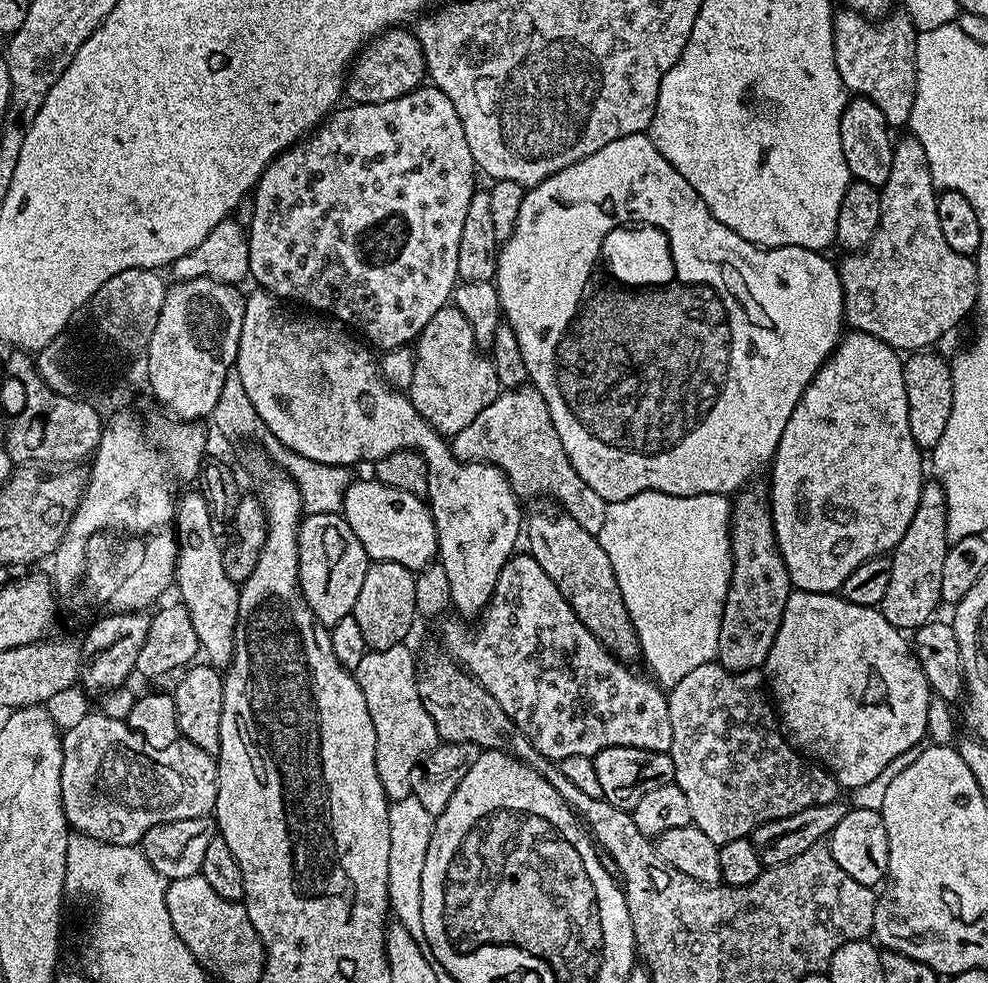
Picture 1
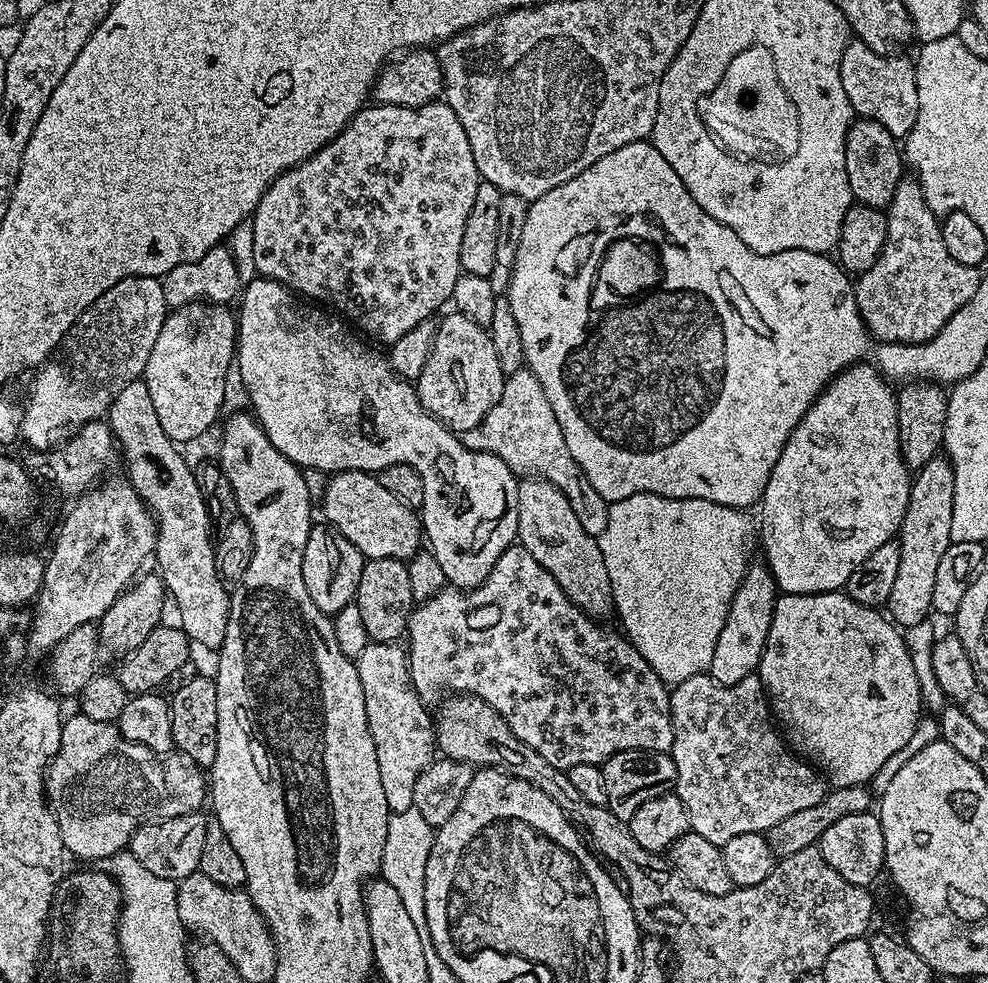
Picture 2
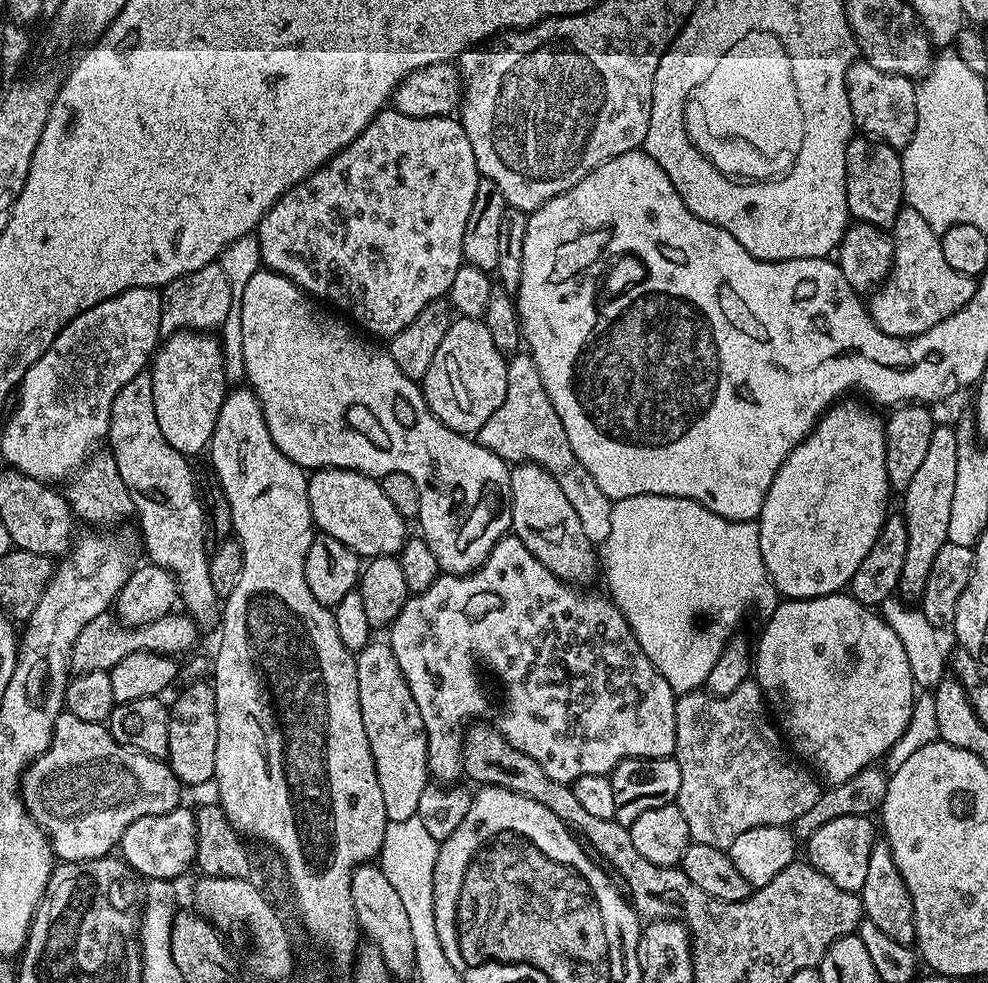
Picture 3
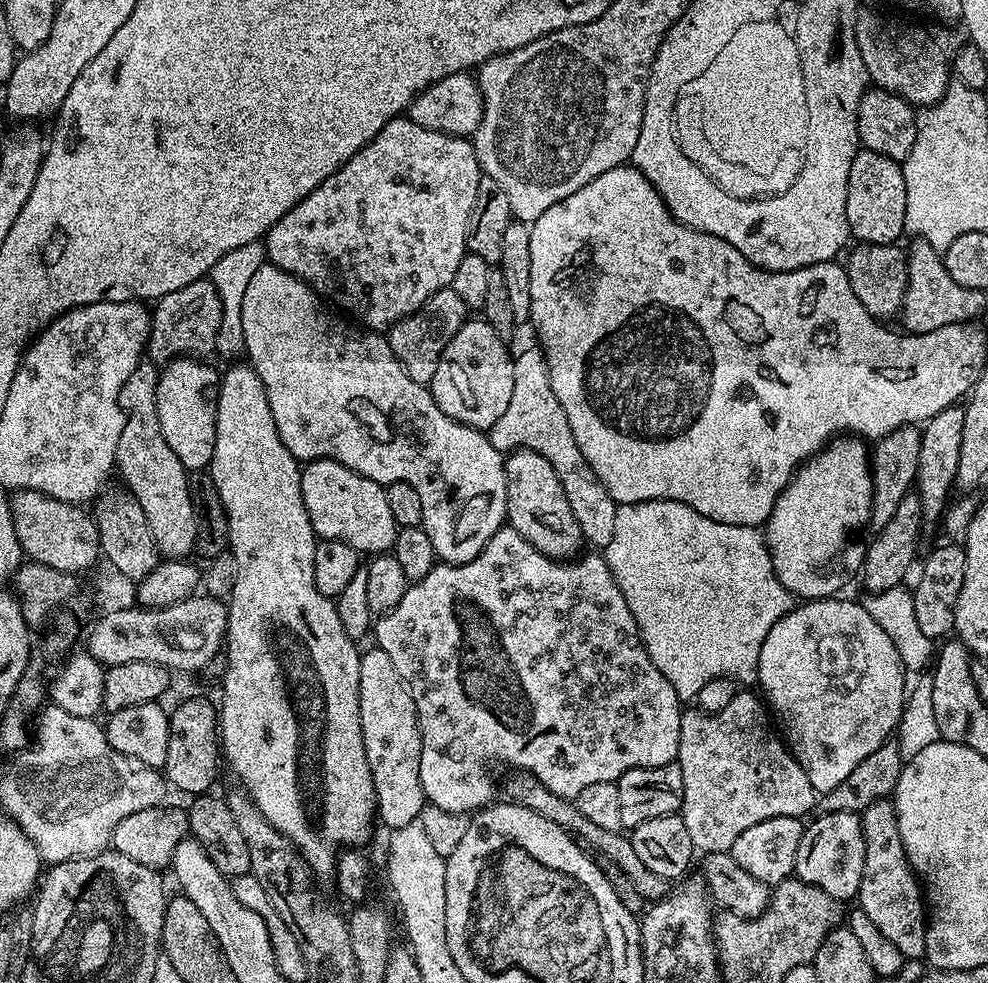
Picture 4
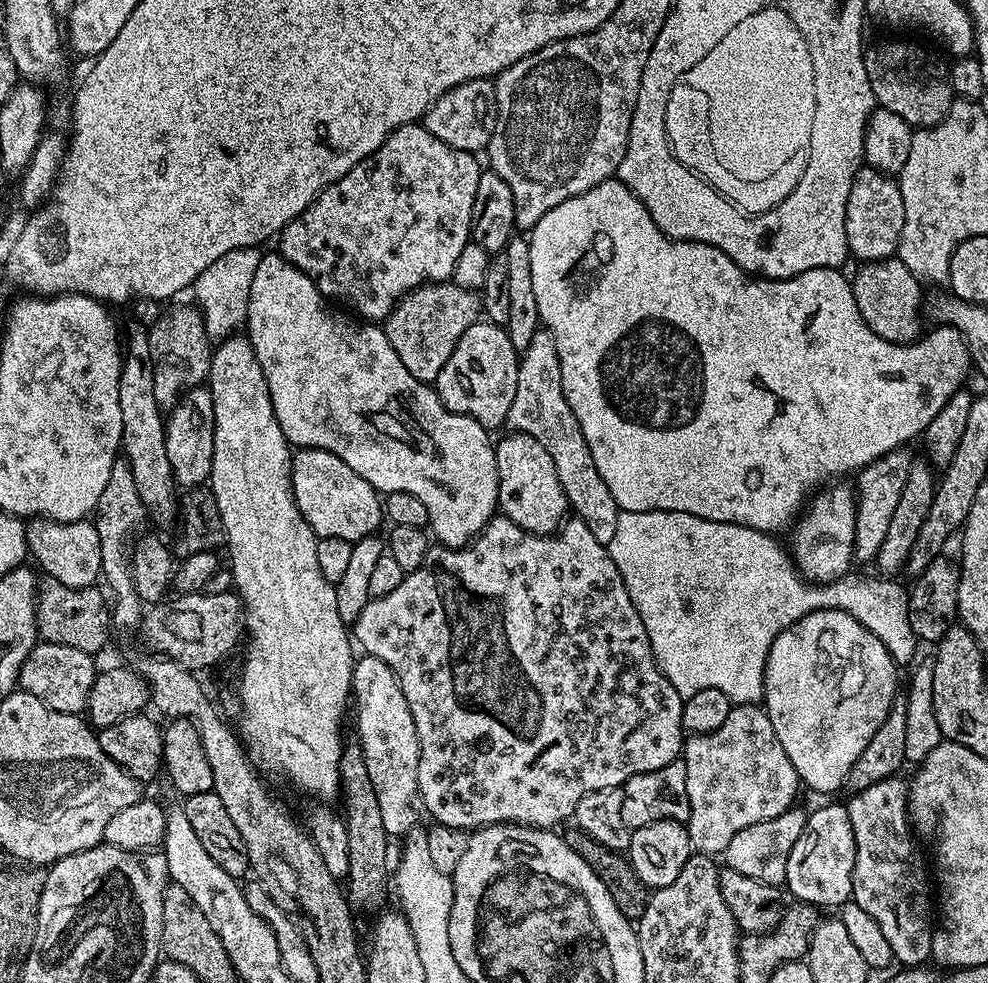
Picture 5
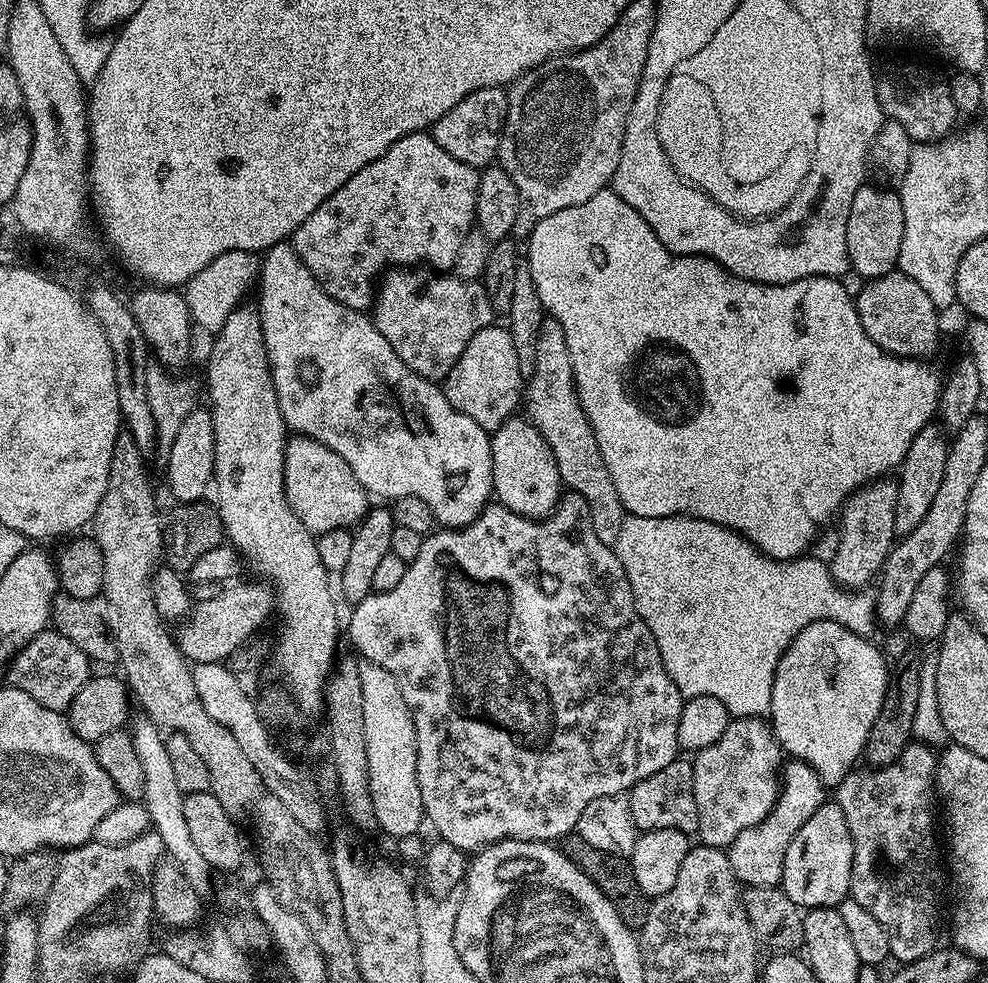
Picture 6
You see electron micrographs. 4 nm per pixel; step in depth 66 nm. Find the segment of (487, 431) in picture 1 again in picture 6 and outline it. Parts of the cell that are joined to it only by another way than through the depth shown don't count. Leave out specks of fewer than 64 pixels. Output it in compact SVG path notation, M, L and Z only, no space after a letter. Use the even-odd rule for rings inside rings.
M545 318L540 327L538 358L534 362L534 374L527 377L522 404L525 409L528 407L527 419L540 431L542 438L546 438L554 454L561 485L586 498L586 506L590 506L590 522L594 522L594 534L598 534L601 542L615 546L626 515L622 498L618 498L618 490L614 490L614 478L610 478L610 470L606 470L606 462L602 462L602 450L598 450L594 430L576 397L570 350L562 326L551 318Z

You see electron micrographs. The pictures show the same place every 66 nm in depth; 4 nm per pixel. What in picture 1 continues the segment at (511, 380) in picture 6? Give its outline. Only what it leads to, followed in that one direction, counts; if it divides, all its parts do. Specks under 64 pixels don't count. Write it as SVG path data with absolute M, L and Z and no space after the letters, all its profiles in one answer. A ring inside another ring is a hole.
M445 306L426 322L414 341L414 351L414 378L406 395L418 414L445 438L454 437L458 430L470 426L470 422L474 422L474 418L478 418L502 391L491 359L476 347L474 330L470 330L466 314L455 306Z

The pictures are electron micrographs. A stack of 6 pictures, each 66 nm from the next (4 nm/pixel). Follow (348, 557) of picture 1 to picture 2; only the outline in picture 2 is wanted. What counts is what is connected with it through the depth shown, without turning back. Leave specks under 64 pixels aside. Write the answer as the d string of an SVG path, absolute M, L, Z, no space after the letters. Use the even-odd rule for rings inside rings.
M324 522L313 523L310 534L306 538L306 550L302 562L302 578L306 582L306 590L310 590L310 598L314 598L314 606L318 610L335 614L347 604L353 603L358 590L358 578L362 578L365 556L340 533Z

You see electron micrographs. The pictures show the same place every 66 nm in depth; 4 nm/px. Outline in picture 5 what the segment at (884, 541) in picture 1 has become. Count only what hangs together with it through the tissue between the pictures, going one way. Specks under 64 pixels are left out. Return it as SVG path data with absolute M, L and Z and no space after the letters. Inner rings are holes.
M836 482L823 490L817 491L807 501L806 507L801 511L795 521L796 533L792 536L792 548L790 544L790 555L795 563L796 569L801 576L809 582L831 582L842 580L849 575L851 564L854 564L854 518L856 517L856 493L851 487L848 488L844 482Z

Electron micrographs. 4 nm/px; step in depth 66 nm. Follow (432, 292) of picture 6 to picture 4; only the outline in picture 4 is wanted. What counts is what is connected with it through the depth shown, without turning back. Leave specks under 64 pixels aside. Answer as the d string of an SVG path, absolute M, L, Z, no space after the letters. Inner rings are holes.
M449 286L437 290L430 299L414 314L402 318L391 328L387 329L388 345L394 350L394 358L414 378L414 382L428 386L434 378L434 370L438 370L438 358L442 358L442 350L450 342L454 334L469 319L470 310L458 294Z

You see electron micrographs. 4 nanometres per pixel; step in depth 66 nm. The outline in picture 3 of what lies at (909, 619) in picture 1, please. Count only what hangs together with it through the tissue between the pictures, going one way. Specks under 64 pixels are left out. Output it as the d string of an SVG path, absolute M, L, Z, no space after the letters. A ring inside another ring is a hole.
M943 422L937 423L934 434L930 434L930 447L924 461L918 466L910 486L903 489L906 522L906 562L902 566L902 578L898 589L905 601L919 601L926 590L926 578L930 578L930 566L938 550L948 543L950 534L950 505L954 498L954 485L958 482L958 438L955 427L947 428Z

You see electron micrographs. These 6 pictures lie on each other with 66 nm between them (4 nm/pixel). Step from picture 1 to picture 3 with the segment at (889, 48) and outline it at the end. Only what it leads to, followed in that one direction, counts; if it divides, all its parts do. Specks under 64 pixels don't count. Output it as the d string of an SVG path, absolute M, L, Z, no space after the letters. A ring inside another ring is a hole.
M860 58L848 68L846 86L853 125L870 140L877 140L897 150L904 149L910 138L914 138L914 126L918 126L917 85L907 76L874 70L870 62Z

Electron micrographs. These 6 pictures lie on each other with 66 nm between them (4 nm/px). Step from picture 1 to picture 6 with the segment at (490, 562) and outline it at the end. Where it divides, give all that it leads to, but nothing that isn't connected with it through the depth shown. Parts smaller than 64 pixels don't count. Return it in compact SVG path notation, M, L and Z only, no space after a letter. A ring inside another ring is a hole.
M291 243L275 244L263 253L258 273L258 288L259 284L260 304L258 303L258 311L262 322L262 338L266 342L268 365L272 371L274 390L278 394L278 406L282 410L285 425L295 435L308 436L311 440L322 442L330 450L334 450L334 454L338 454L338 458L342 458L342 462L346 462L346 466L350 466L354 478L358 478L364 491L373 497L385 496L385 501L388 502L403 496L422 498L422 502L426 502L426 506L430 506L437 525L444 528L465 528L466 525L472 524L474 518L478 518L480 511L488 507L490 497L494 492L492 486L492 441L489 432L482 426L478 426L478 422L474 422L474 418L466 418L466 414L454 410L454 406L450 406L443 387L439 383L414 374L414 370L410 370L406 366L406 362L402 362L402 358L398 358L398 354L394 354L394 346L390 346L390 342L386 342L386 338L382 338L382 334L372 322L371 315L355 308L347 308L342 302L330 298L330 294L326 294L326 290L314 278L314 274L310 274L310 270L302 262L302 258L298 258Z

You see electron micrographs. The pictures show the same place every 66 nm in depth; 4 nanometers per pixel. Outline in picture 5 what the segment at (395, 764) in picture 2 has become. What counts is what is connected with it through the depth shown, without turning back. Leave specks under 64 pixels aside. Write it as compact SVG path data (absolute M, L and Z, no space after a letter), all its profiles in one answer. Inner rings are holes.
M367 654L361 657L352 665L356 732L360 735L358 743L366 758L366 770L370 770L370 782L374 782L374 794L378 794L382 826L386 826L389 837L403 838L410 829L417 827L419 820L416 819L422 816L418 790L418 730L394 670L390 670L382 658Z

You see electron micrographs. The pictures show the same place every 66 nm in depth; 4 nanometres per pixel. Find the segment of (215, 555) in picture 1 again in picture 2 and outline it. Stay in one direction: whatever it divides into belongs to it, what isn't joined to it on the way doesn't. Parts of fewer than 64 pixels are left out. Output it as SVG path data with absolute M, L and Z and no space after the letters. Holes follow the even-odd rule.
M143 378L130 382L118 390L118 394L112 399L112 405L108 408L106 417L111 427L111 432L118 445L119 451L124 451L124 468L126 479L131 484L156 518L156 550L154 564L158 569L158 575L164 581L167 595L176 603L180 611L179 627L183 628L193 645L201 644L204 648L219 649L220 643L226 638L228 615L230 614L230 592L224 580L221 579L218 566L215 564L216 545L214 543L213 521L209 517L208 501L204 489L200 487L197 473L193 465L184 461L184 456L179 447L162 430L158 423L158 413L154 411L154 402L150 399L150 390L146 390L146 382Z

